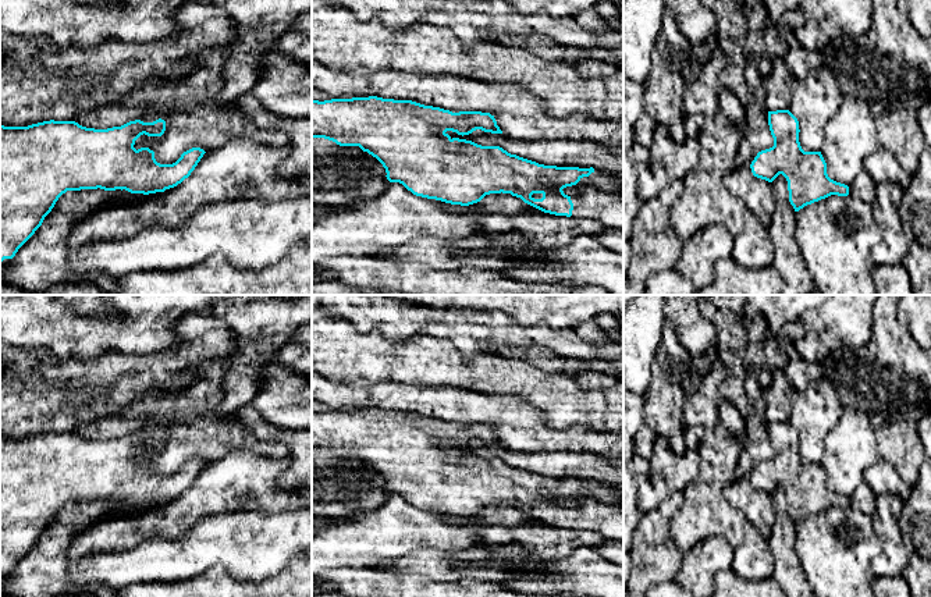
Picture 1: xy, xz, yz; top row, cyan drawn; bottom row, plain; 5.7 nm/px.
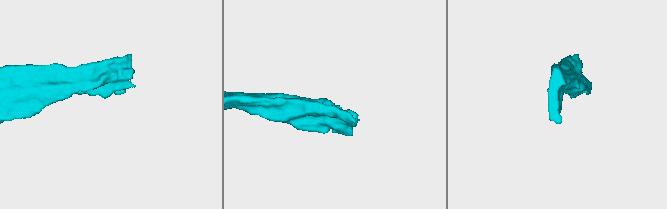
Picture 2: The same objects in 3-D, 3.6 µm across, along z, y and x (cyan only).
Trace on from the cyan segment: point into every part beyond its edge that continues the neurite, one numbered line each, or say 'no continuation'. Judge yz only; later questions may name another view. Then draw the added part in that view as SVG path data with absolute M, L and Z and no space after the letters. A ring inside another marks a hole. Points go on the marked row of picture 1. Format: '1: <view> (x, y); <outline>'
no continuation

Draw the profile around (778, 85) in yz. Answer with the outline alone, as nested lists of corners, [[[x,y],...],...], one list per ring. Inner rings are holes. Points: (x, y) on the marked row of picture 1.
[[[775,57],[772,71],[764,79],[767,89],[767,109],[768,111],[788,110],[792,103],[792,83],[795,78],[786,67],[785,58]]]

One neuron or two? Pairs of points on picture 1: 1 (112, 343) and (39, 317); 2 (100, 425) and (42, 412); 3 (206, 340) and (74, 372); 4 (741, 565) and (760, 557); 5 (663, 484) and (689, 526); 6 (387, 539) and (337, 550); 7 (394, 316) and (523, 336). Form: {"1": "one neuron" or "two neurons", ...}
{"1": "one neuron", "2": "two neurons", "3": "one neuron", "4": "one neuron", "5": "two neurons", "6": "one neuron", "7": "one neuron"}

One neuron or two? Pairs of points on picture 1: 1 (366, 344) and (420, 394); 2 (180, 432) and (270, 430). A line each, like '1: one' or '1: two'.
1: two
2: two

